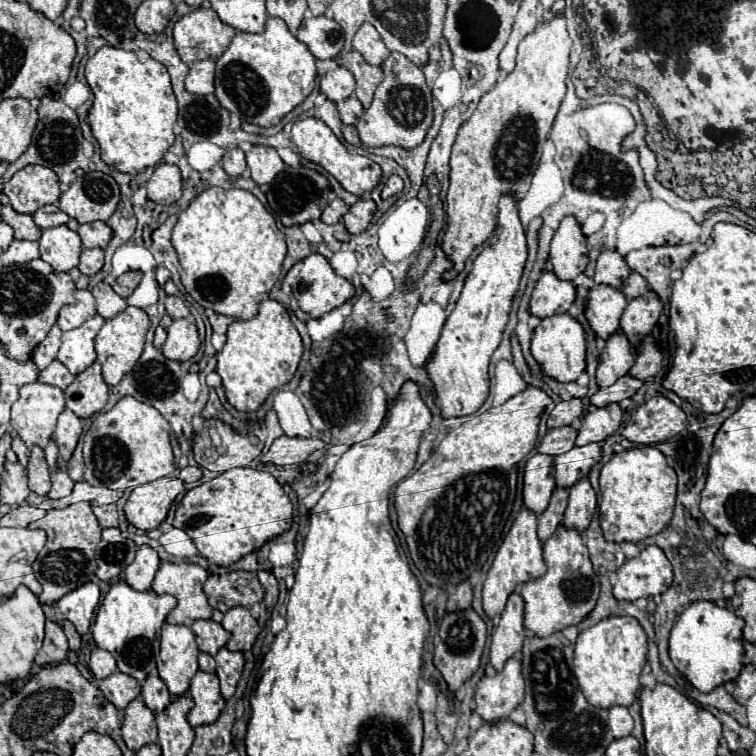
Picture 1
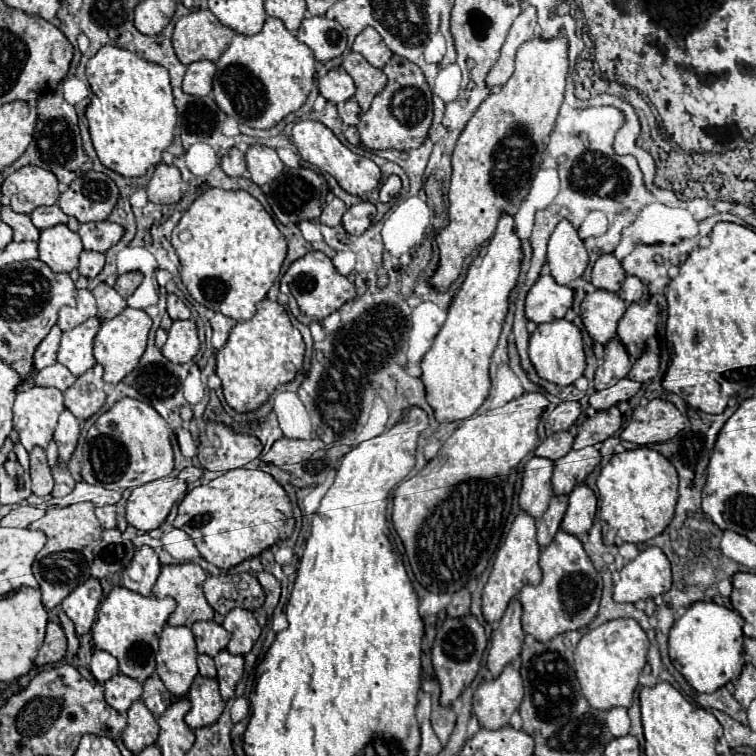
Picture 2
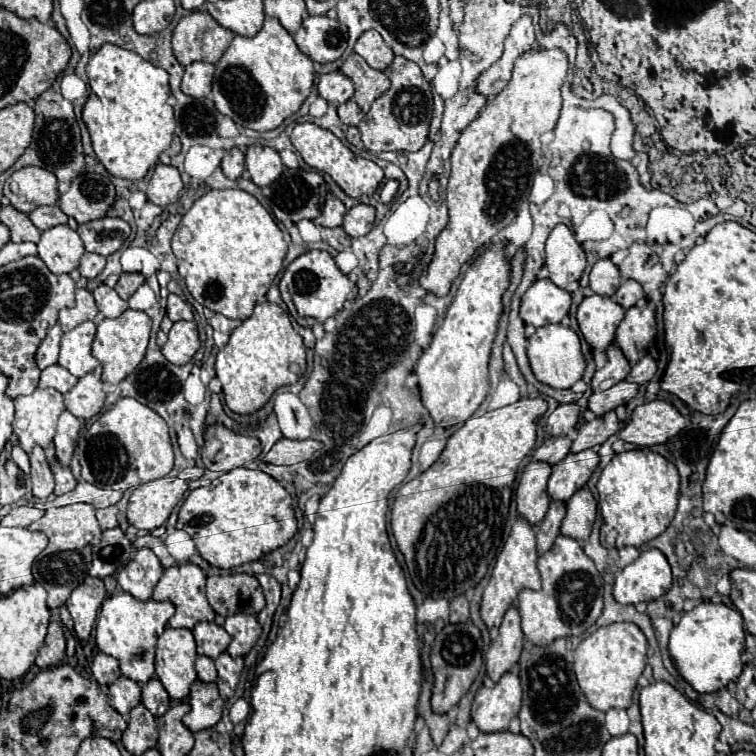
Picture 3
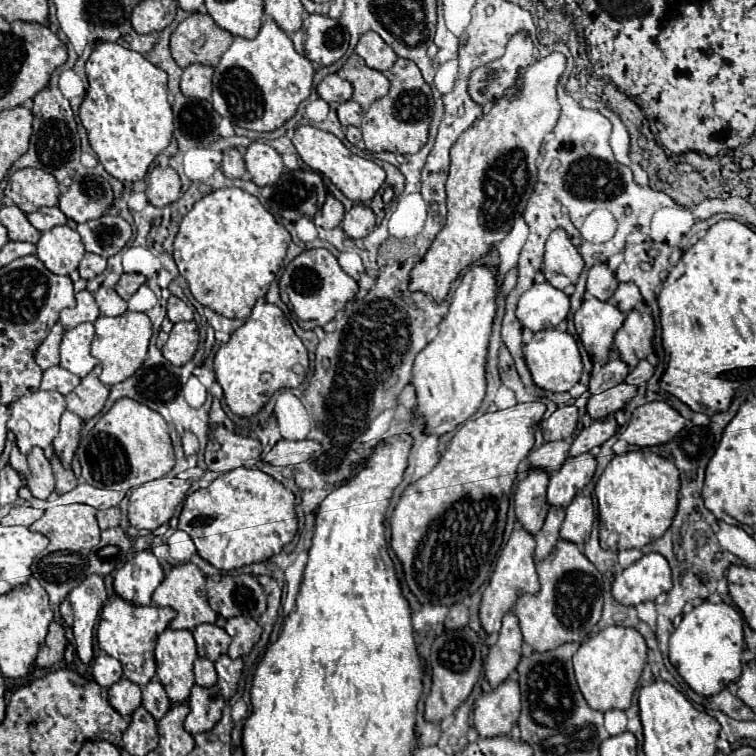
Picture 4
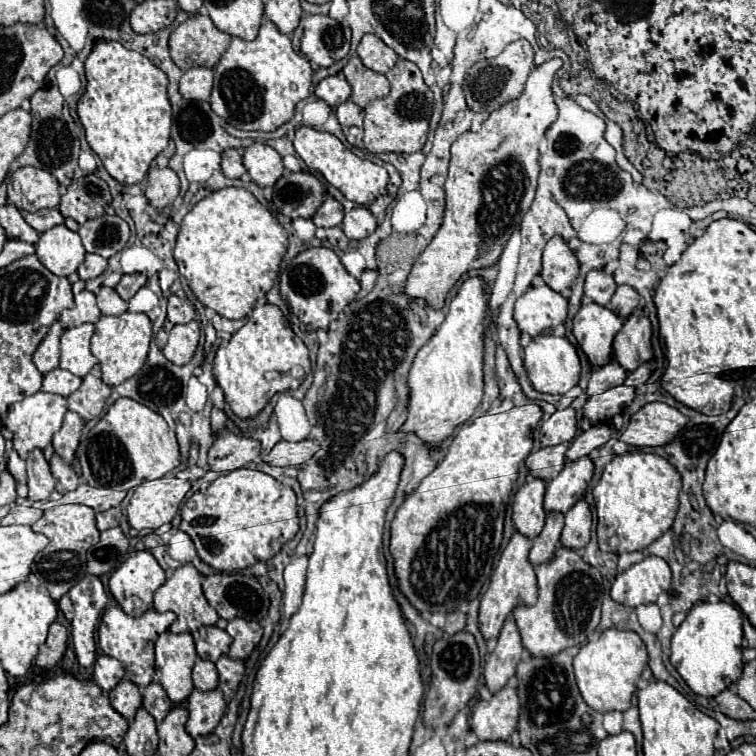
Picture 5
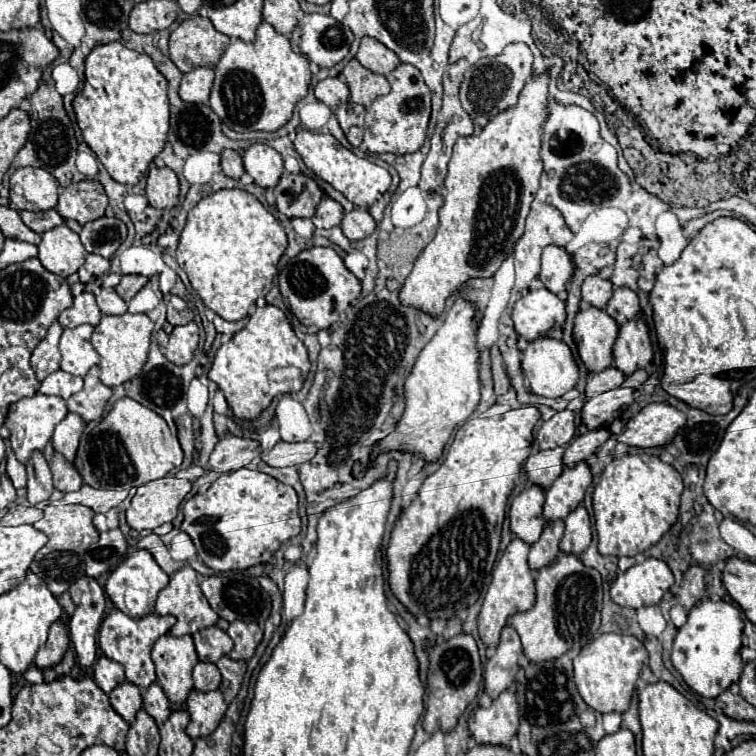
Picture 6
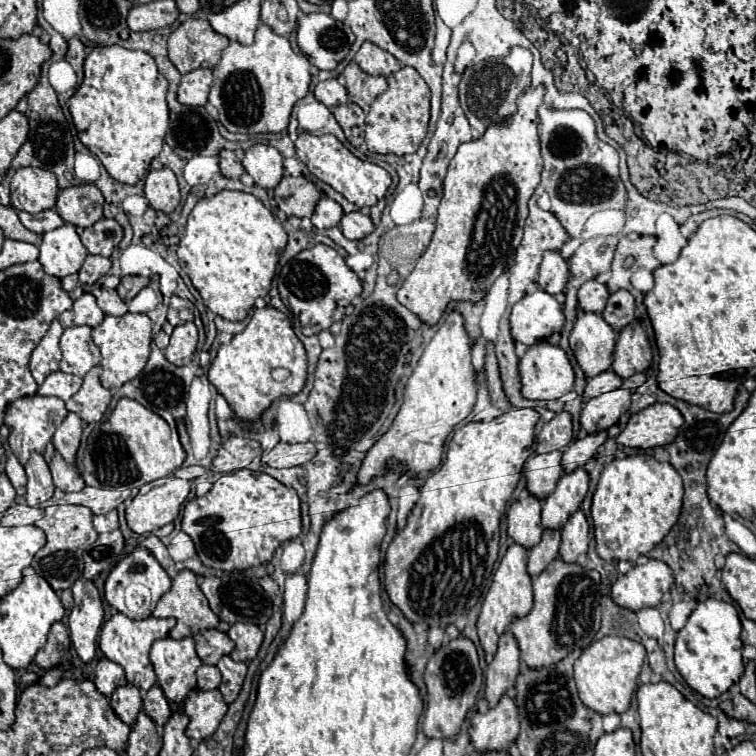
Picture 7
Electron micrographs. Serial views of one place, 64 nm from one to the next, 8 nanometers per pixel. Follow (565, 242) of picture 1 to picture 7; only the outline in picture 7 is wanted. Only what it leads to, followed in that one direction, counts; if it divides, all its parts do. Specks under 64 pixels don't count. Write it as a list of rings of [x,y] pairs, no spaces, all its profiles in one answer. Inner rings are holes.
[[[546,250],[540,264],[538,284],[542,286],[542,290],[550,294],[558,294],[564,290],[566,282],[568,282],[568,262],[562,258],[560,252]]]

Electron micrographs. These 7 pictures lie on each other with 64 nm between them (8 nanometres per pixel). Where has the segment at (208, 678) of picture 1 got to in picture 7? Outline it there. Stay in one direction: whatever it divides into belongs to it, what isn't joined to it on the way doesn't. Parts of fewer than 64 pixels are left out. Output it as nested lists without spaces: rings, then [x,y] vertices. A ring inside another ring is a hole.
[[[194,688],[184,702],[184,712],[190,718],[186,736],[196,742],[210,738],[216,732],[218,724],[222,722],[226,710],[228,710],[228,704],[224,702],[220,690],[204,692]]]

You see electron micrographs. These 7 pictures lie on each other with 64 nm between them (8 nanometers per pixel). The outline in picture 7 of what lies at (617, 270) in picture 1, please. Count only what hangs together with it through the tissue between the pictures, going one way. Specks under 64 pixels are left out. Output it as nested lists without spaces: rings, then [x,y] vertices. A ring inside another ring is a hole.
[[[588,280],[578,290],[578,306],[586,312],[602,312],[608,296],[610,292],[606,284],[600,284],[598,280]]]

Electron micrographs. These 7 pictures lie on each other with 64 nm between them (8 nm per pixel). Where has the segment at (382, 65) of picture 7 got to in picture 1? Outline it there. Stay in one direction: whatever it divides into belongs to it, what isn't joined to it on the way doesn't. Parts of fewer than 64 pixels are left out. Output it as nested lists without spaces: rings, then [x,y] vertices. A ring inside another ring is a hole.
[[[364,22],[360,26],[360,30],[356,32],[356,36],[352,40],[352,46],[354,46],[354,50],[358,50],[364,56],[364,60],[368,64],[374,64],[374,66],[380,66],[384,62],[384,58],[390,54],[390,50],[384,46],[376,28],[368,22]]]

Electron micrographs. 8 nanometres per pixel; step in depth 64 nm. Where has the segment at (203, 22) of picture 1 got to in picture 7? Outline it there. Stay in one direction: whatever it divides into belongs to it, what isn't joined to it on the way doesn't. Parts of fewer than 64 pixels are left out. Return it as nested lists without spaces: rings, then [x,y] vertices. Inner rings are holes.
[[[188,18],[170,34],[168,58],[180,74],[196,68],[214,68],[228,42],[226,36],[214,32],[206,18]]]

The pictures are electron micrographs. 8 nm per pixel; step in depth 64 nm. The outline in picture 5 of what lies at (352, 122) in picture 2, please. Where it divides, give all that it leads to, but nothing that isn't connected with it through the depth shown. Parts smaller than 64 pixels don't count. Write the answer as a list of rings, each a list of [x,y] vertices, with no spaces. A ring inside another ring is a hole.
[[[348,100],[348,102],[344,102],[344,104],[340,104],[340,106],[336,108],[336,116],[338,116],[338,120],[340,120],[342,128],[362,126],[364,110],[362,110],[358,104],[354,104],[352,100]]]

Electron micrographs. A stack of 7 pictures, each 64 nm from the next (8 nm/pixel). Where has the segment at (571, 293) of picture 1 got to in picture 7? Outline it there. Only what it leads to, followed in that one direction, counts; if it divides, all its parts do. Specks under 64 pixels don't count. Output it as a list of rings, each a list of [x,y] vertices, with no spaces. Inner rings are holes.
[[[536,290],[514,304],[510,324],[516,342],[526,346],[536,344],[564,326],[562,304],[546,290]]]

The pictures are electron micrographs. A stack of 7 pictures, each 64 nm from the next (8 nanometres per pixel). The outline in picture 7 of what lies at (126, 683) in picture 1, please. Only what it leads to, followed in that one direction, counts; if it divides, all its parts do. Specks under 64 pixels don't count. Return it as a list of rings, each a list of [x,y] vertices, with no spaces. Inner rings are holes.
[[[126,684],[126,686],[120,686],[112,692],[110,696],[110,706],[114,708],[116,716],[126,722],[128,726],[134,724],[138,712],[142,710],[142,694],[136,686],[132,684]]]

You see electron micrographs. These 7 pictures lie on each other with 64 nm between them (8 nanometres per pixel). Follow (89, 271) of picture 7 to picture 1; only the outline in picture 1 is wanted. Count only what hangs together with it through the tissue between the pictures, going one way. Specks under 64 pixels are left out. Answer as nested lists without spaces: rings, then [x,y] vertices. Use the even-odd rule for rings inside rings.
[[[82,248],[80,266],[78,270],[86,276],[94,276],[104,264],[104,250],[102,248]]]

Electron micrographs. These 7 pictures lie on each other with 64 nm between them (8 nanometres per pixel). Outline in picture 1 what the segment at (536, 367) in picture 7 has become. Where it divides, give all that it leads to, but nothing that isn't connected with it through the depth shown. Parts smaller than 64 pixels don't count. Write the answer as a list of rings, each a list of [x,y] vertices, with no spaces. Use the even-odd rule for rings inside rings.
[[[568,312],[542,318],[534,330],[532,354],[540,362],[542,370],[558,382],[572,382],[586,370],[586,340],[584,328]]]

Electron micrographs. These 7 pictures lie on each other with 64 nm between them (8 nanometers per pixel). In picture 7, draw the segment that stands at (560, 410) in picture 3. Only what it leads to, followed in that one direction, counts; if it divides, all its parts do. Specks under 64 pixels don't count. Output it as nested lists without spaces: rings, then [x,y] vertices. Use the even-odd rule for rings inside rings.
[[[560,412],[550,422],[544,424],[542,432],[538,434],[536,452],[542,454],[562,450],[570,444],[570,440],[572,440],[572,416],[568,412]]]

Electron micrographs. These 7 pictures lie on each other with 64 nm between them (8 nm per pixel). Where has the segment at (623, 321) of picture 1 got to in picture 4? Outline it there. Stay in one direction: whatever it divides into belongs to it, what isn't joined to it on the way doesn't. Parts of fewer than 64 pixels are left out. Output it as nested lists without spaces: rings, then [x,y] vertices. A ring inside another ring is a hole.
[[[630,310],[626,314],[624,324],[614,336],[614,346],[618,348],[622,360],[634,368],[642,358],[652,354],[652,338],[654,338],[654,320],[646,312]]]

